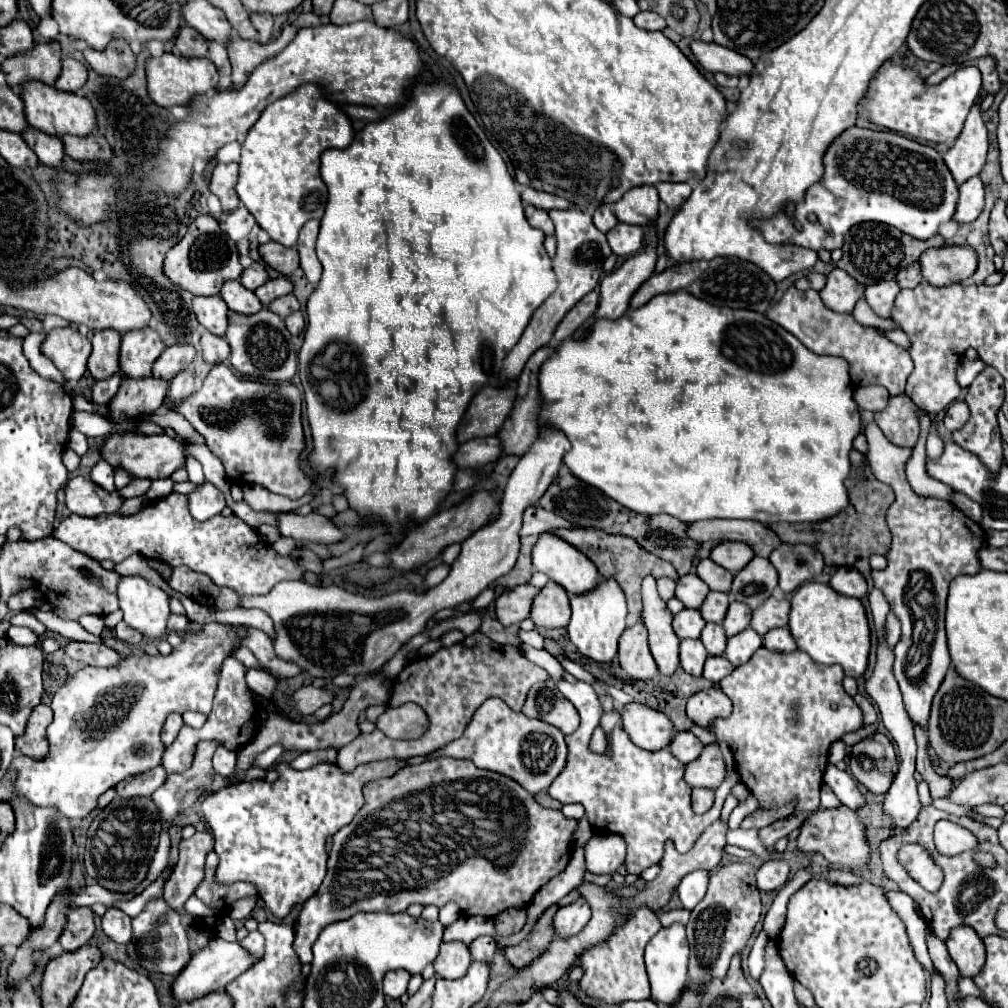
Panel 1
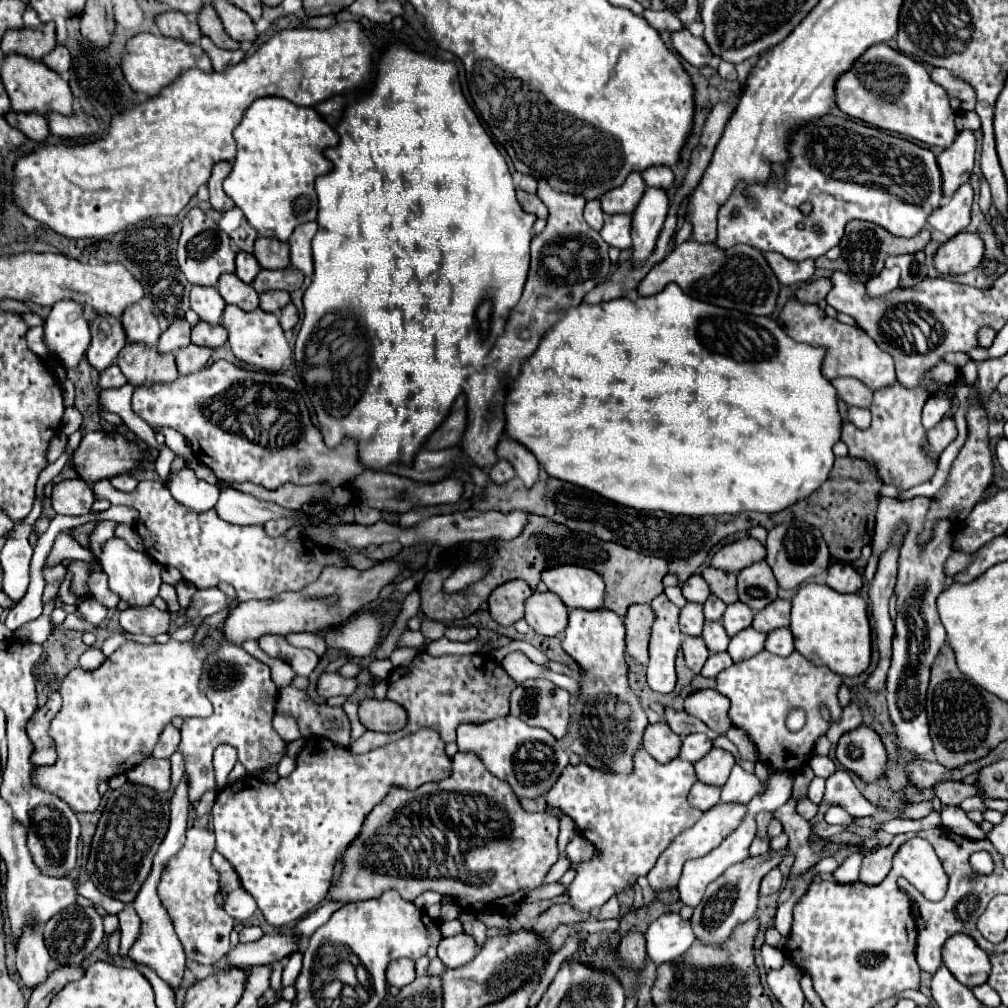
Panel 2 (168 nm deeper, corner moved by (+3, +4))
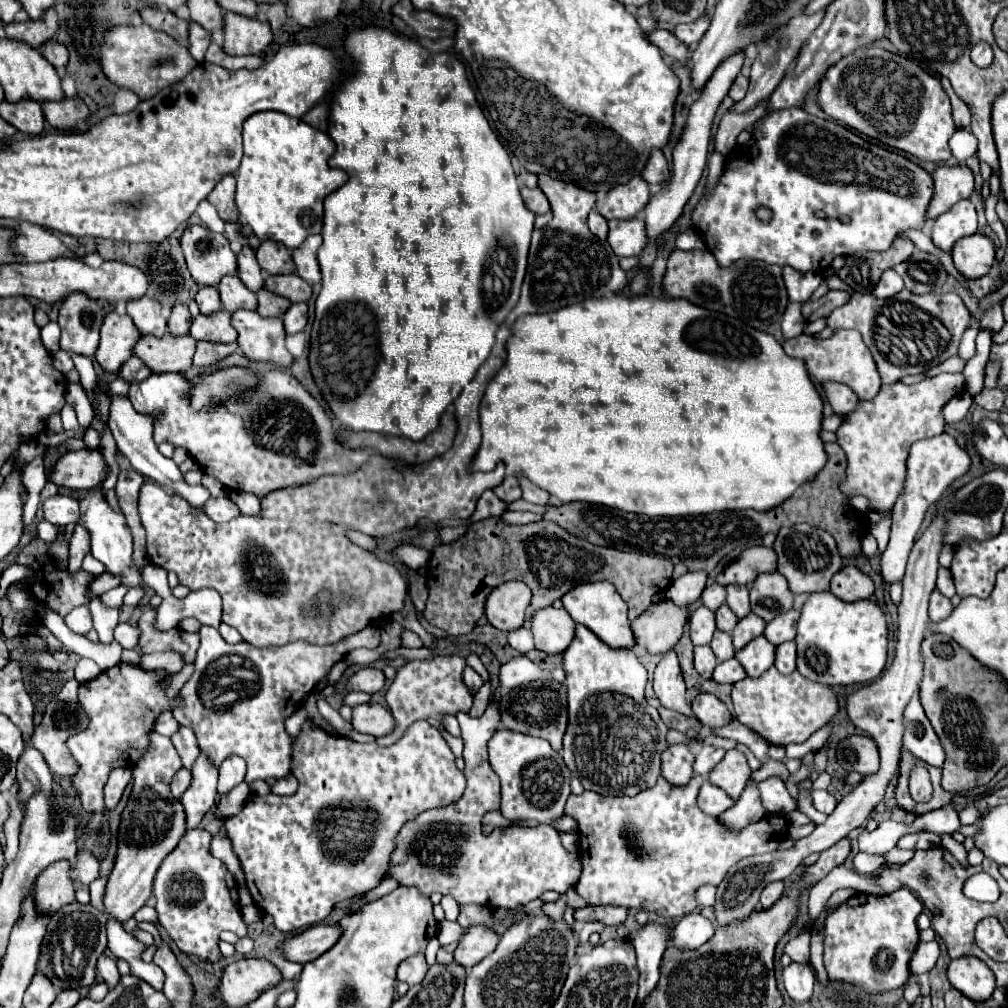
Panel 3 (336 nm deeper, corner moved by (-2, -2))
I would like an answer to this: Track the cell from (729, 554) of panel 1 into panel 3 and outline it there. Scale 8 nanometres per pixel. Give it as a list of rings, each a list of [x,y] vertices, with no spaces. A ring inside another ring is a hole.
[[[752,546],[744,550],[722,574],[718,574],[718,584],[742,584],[750,586],[758,574],[776,570],[776,552],[766,546]]]

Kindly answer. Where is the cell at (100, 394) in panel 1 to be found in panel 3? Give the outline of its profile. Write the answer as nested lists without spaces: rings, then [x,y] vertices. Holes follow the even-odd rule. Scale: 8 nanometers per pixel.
[[[132,356],[128,362],[124,362],[124,366],[120,368],[120,376],[126,380],[126,382],[136,382],[136,380],[144,380],[152,374],[152,370],[138,358],[138,356]]]

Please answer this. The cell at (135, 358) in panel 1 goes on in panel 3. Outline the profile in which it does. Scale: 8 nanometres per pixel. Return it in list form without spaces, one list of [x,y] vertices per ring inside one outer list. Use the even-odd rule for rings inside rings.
[[[142,296],[138,300],[128,302],[128,316],[134,320],[136,328],[146,336],[164,336],[166,334],[166,318],[162,318],[160,302],[154,296]]]

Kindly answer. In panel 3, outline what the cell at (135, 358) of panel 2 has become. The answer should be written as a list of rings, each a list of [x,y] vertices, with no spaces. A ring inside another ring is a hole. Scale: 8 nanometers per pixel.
[[[164,334],[162,338],[156,336],[142,336],[134,346],[134,354],[140,356],[146,364],[150,364],[152,372],[178,372],[182,374],[192,366],[196,340],[186,336],[172,336]]]

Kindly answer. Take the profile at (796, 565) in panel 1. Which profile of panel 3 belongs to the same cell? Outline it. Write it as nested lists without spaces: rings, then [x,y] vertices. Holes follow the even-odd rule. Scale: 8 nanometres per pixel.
[[[794,524],[790,528],[780,528],[774,550],[778,554],[778,572],[788,580],[788,586],[794,594],[828,590],[832,576],[842,568],[842,556],[836,548],[834,538],[826,530],[810,524]]]

